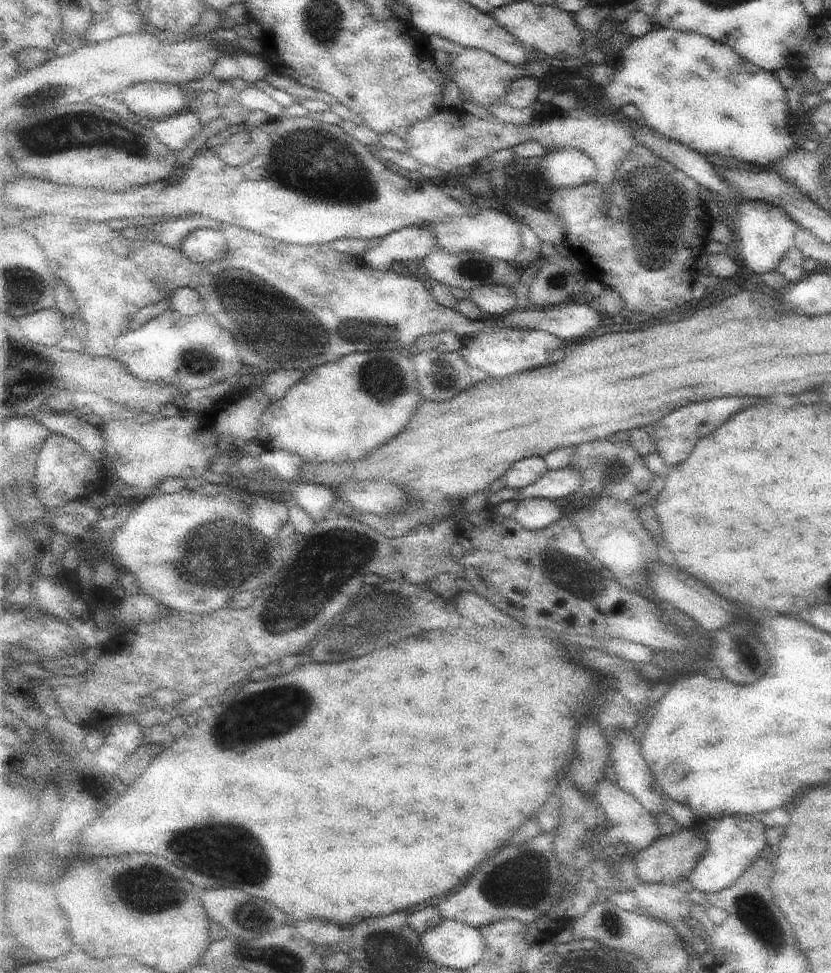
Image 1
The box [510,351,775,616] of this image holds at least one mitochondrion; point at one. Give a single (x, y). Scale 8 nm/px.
(574, 572)

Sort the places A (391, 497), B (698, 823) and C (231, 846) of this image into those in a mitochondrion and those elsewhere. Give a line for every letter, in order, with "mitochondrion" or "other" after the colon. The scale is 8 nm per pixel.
A: other
B: other
C: mitochondrion

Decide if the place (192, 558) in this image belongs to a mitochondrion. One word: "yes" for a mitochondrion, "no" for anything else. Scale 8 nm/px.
yes

